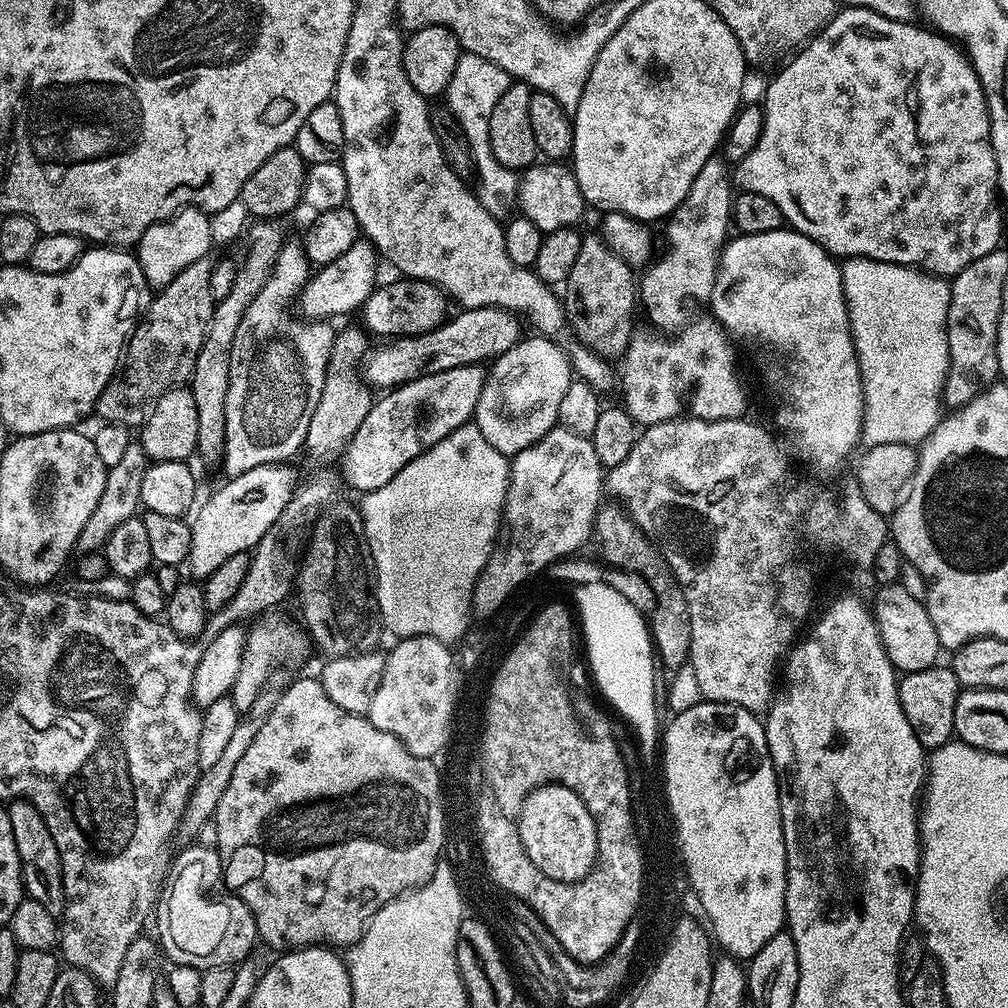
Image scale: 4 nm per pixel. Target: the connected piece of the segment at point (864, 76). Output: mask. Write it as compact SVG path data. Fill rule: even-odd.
M841 7L836 17L803 45L791 57L793 60L769 82L768 89L764 92L765 100L762 100L762 132L754 150L750 150L750 154L746 154L746 158L742 158L735 165L734 184L737 189L770 198L783 214L787 227L793 232L809 236L832 256L865 256L878 262L919 268L920 271L931 272L934 276L955 278L968 263L978 262L982 254L997 251L1001 247L1000 235L1004 232L1004 220L1000 217L1001 201L998 199L998 166L992 145L988 103L984 97L982 82L967 55L959 47L956 49L951 39L927 27L915 28L914 25L912 22L892 21L872 9Z

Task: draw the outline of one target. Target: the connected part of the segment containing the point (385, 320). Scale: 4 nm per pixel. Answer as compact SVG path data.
M411 278L395 279L390 281L389 284L381 283L373 288L363 307L359 309L358 316L364 319L362 321L363 327L373 337L399 338L401 336L426 334L449 319L449 297L437 284Z

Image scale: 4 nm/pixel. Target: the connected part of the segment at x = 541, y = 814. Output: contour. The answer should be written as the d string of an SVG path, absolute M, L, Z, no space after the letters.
M544 784L534 789L522 802L515 822L530 862L534 862L546 878L575 884L577 880L585 880L595 868L598 850L596 823L591 810L578 794L574 794L574 790L561 784Z

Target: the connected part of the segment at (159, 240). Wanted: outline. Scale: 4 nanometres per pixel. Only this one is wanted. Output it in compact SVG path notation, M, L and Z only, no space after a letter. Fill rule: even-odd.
M182 208L168 220L158 222L142 234L139 244L135 245L134 255L142 266L142 274L146 274L148 287L159 290L170 286L190 262L198 262L198 258L209 255L213 251L212 222L209 213L200 208Z

